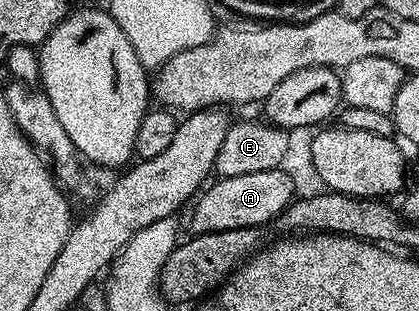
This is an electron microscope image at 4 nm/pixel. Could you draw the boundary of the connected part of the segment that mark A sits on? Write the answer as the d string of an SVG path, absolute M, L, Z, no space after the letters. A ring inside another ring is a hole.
M278 167L267 171L255 171L251 175L235 175L214 180L196 198L198 201L193 209L192 232L214 233L256 225L268 226L295 200L293 181L284 173L285 171L284 168Z

